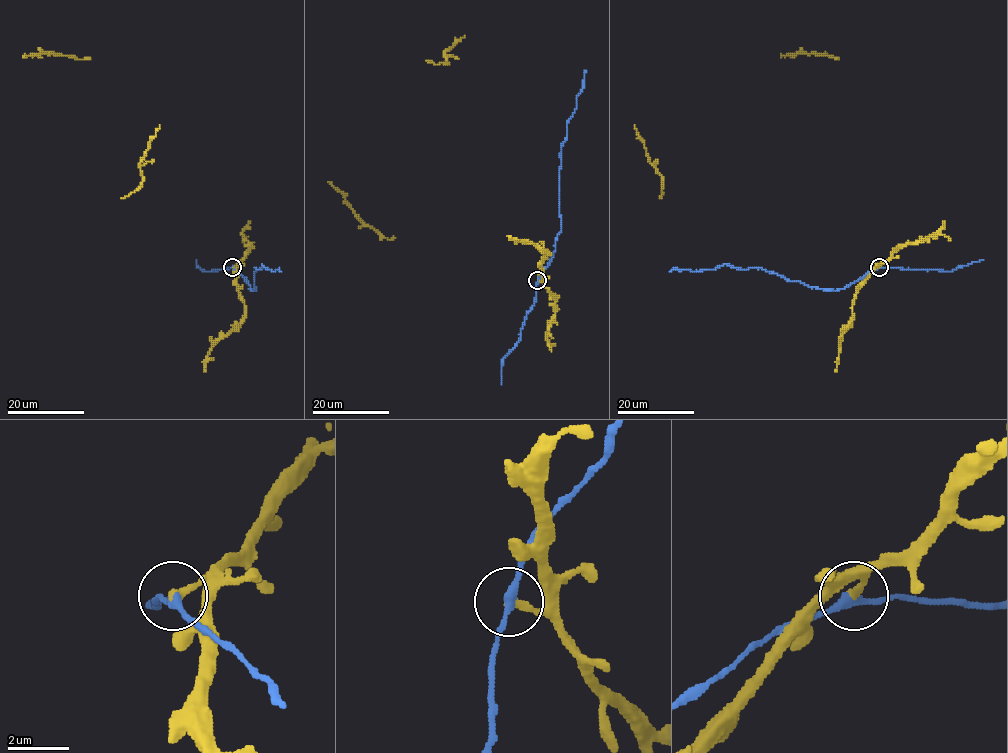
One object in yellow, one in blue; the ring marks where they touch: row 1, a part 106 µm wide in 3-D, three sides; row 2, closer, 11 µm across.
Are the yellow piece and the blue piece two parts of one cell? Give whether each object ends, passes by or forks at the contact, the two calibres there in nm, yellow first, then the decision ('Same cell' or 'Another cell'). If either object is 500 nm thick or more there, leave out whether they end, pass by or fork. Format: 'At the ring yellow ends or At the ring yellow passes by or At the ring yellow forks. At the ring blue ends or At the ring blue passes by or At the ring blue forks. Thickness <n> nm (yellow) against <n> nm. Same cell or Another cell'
At the ring yellow ends. At the ring blue passes by. Thickness 280 nm (yellow) against 240 nm. Another cell

